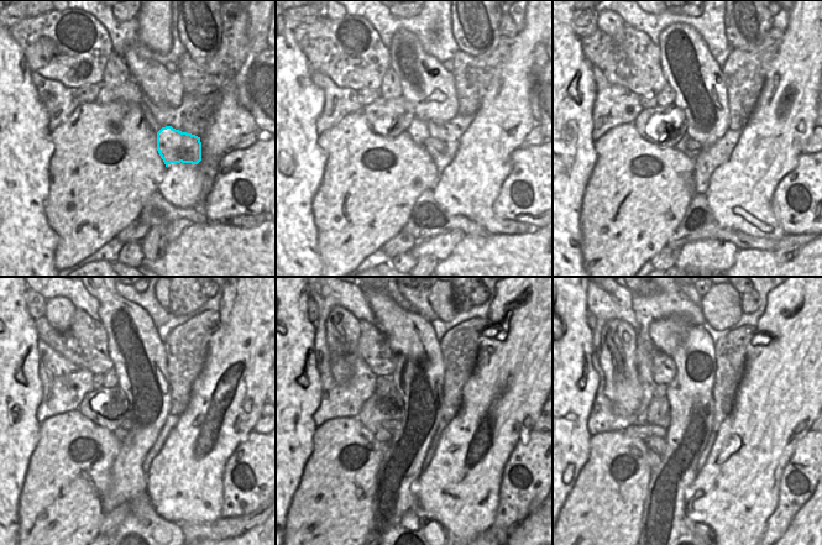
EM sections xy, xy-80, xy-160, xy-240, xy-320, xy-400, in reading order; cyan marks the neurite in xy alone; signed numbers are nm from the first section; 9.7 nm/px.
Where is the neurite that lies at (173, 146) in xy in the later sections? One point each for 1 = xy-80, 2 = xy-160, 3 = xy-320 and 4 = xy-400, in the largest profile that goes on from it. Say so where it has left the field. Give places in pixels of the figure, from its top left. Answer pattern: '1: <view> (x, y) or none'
1: xy-80 (418, 130)
2: xy-160 (686, 145)
3: xy-320 (389, 425)
4: xy-400 (643, 431)

